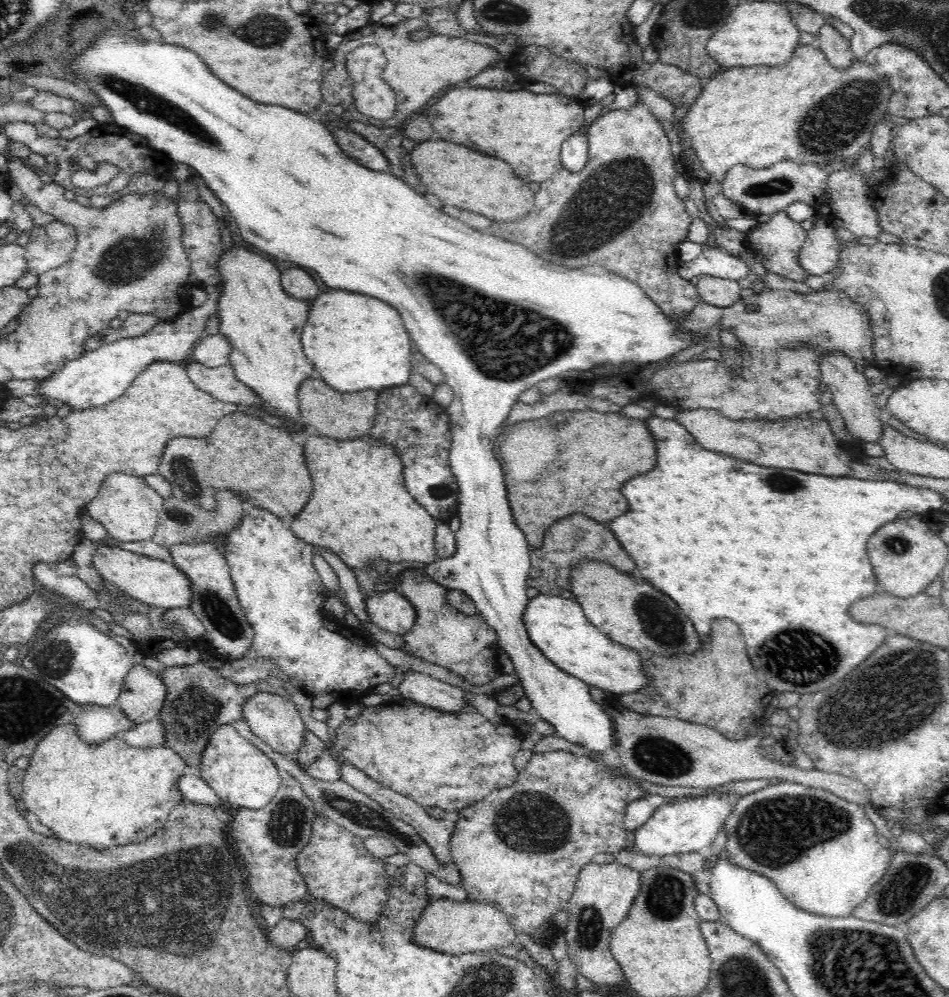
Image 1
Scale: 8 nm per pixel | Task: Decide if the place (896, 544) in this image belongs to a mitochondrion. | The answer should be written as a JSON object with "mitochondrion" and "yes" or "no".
{"mitochondrion":"yes"}

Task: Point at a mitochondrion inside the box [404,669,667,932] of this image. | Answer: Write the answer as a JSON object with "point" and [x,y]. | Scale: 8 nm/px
{"point":[520,823]}

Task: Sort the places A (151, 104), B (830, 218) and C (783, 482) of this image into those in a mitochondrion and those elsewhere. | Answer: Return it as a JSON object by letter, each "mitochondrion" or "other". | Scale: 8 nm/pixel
{"A":"mitochondrion","B":"other","C":"mitochondrion"}

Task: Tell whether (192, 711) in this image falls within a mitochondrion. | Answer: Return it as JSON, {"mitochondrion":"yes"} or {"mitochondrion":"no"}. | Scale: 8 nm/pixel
{"mitochondrion":"yes"}

